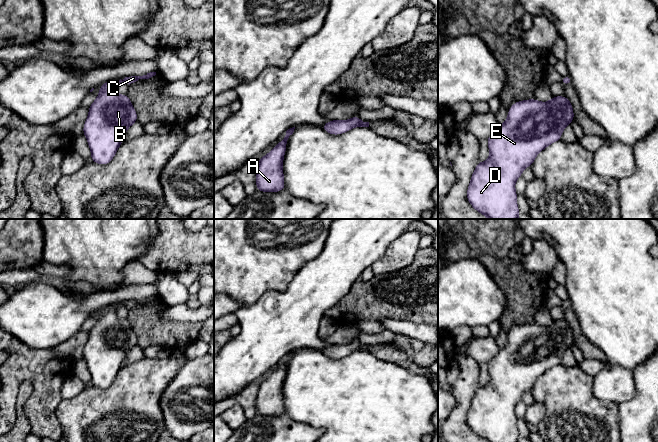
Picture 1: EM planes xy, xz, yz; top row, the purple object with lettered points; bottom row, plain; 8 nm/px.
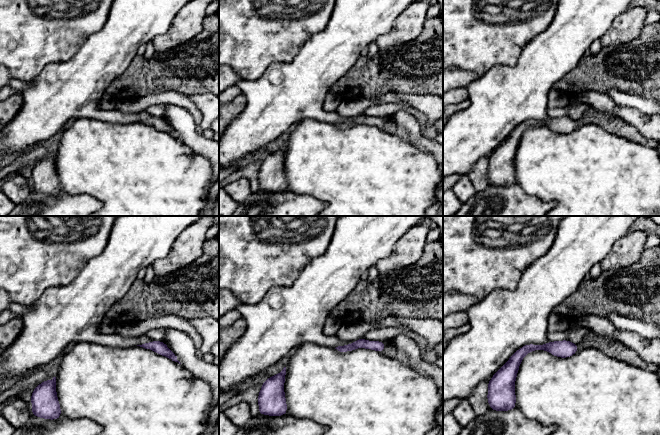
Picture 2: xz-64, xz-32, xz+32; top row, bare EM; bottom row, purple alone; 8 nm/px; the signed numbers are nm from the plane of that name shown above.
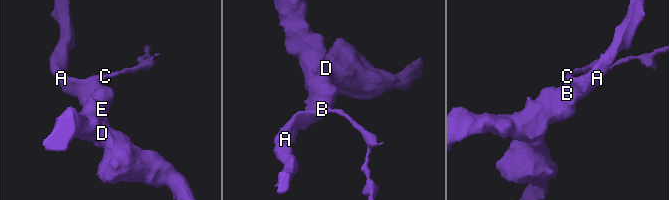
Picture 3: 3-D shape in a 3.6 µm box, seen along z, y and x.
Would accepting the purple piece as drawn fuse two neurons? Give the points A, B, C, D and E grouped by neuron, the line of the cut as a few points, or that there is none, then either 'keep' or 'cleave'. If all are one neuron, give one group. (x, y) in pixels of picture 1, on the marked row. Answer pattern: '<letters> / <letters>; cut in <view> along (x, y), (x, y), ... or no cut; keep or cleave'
A B C D E; no cut; keep

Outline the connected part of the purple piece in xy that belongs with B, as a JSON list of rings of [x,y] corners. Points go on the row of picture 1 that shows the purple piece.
[[[150,72],[140,76],[129,76],[123,80],[110,80],[100,86],[98,97],[89,106],[88,117],[83,127],[93,162],[101,165],[110,163],[127,129],[137,122],[137,112],[129,97],[120,95],[117,85],[121,82],[130,85],[155,75],[156,72]]]

